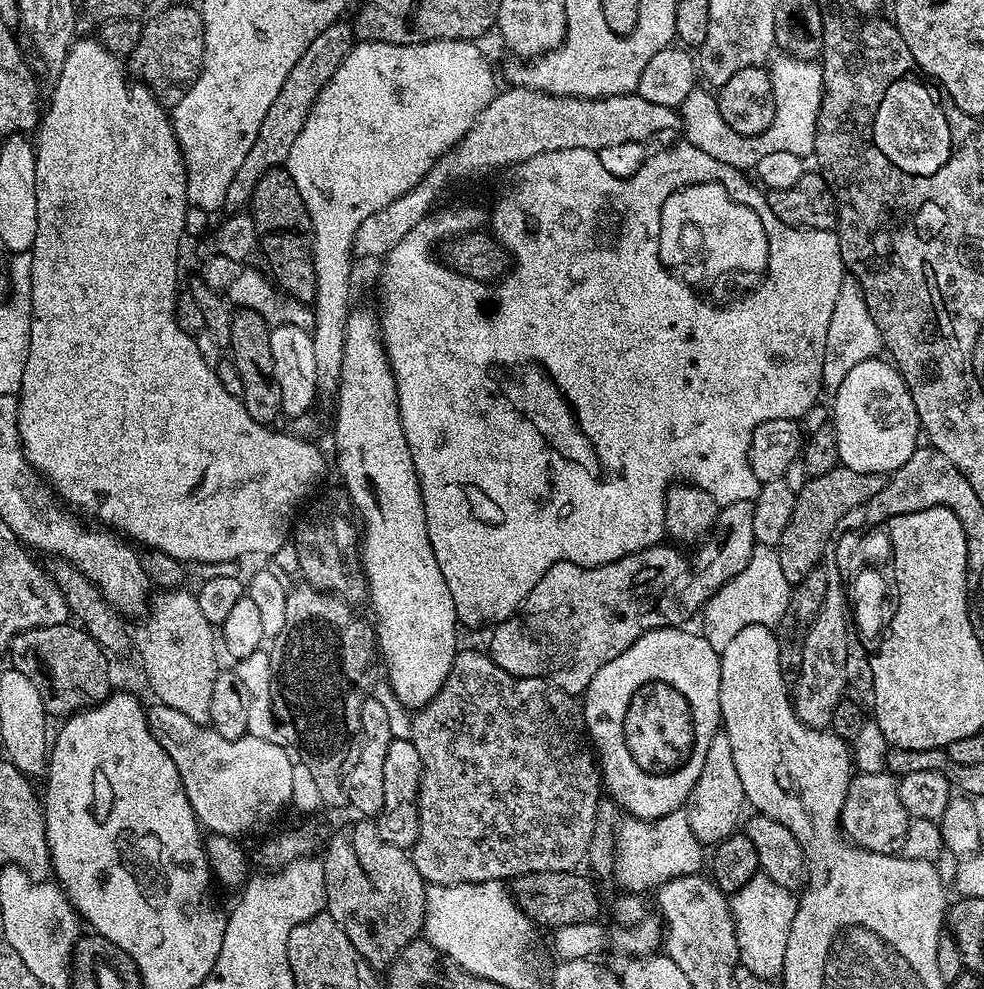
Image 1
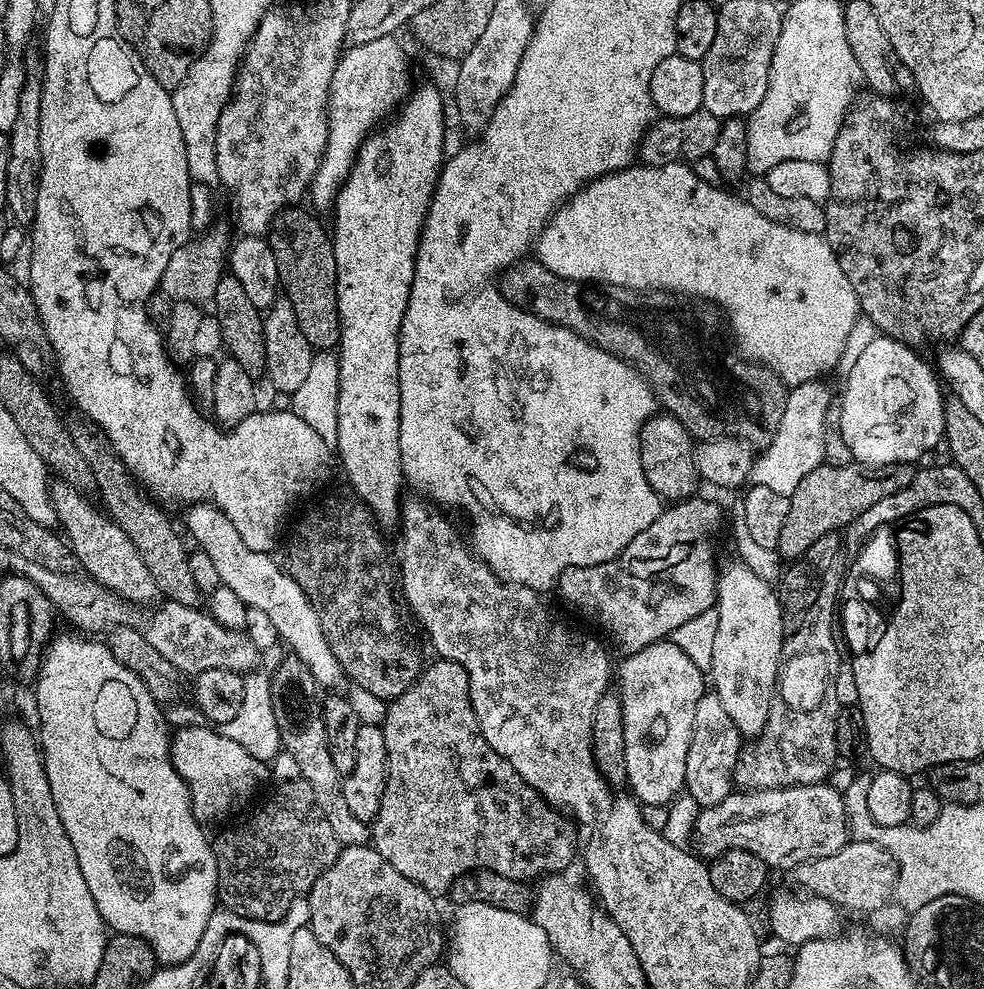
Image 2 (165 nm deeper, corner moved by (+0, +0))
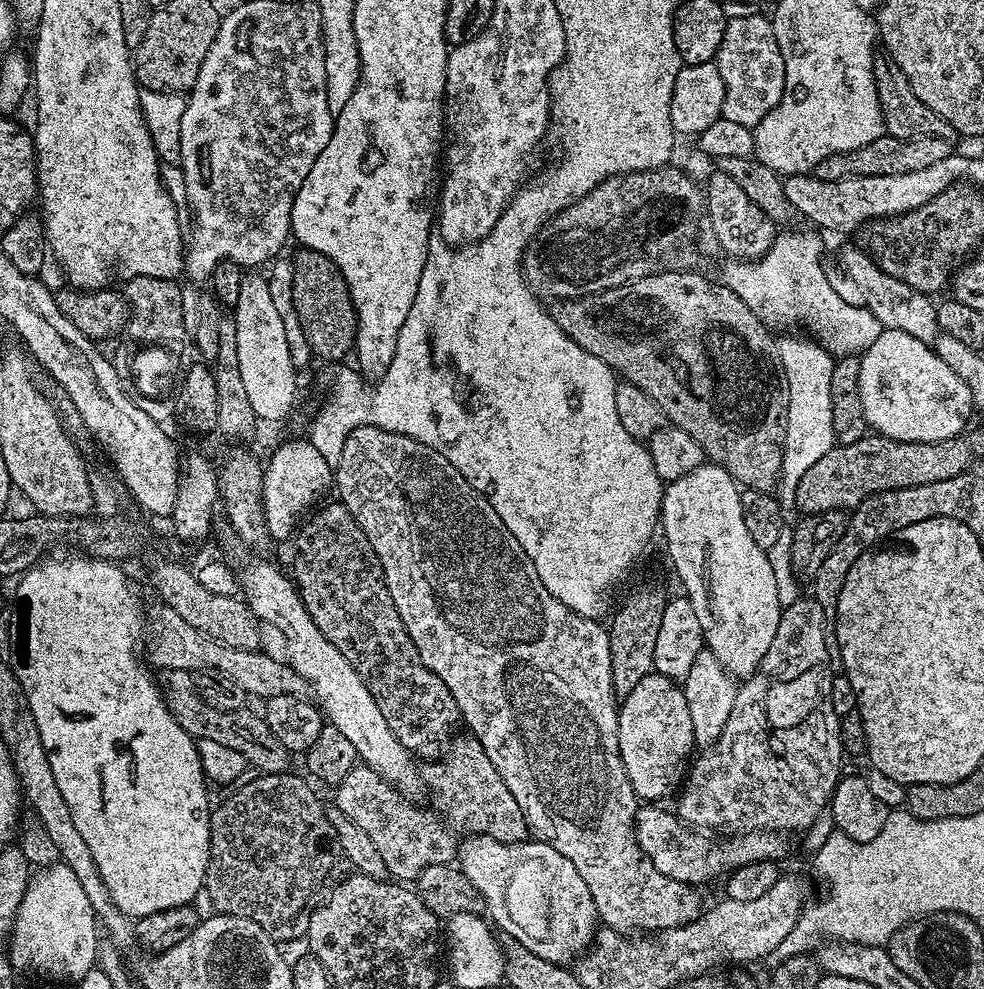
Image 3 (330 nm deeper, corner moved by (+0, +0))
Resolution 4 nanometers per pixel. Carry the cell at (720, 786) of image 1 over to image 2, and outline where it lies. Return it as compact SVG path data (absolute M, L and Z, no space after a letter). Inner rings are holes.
M705 691L704 695L696 698L694 726L690 729L688 738L686 774L682 777L687 795L696 799L701 808L712 808L722 802L722 798L726 798L734 790L734 777L741 751L742 737L738 726L734 726L734 718L726 714L722 698L718 698L716 691Z

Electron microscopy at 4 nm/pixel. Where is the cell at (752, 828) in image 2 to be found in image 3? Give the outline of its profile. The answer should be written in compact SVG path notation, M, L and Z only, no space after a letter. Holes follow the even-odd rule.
M640 806L636 810L636 840L640 848L654 862L654 866L666 878L674 878L683 884L701 886L715 876L723 877L738 866L746 866L759 860L783 861L788 844L779 832L741 832L729 835L729 840L711 840L711 835L701 834L685 825L679 815L663 812L660 806Z

